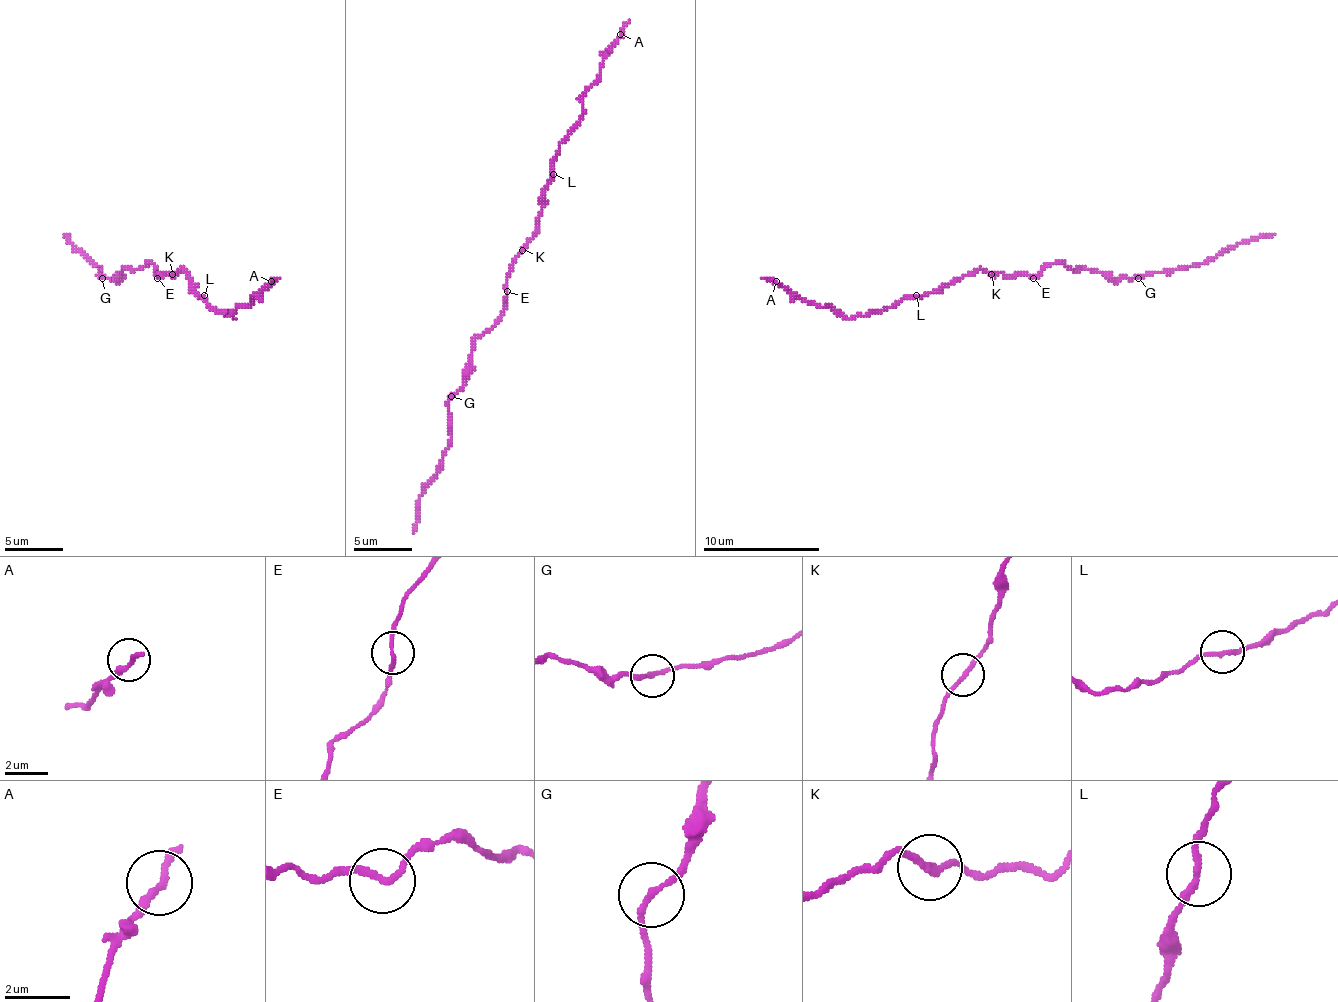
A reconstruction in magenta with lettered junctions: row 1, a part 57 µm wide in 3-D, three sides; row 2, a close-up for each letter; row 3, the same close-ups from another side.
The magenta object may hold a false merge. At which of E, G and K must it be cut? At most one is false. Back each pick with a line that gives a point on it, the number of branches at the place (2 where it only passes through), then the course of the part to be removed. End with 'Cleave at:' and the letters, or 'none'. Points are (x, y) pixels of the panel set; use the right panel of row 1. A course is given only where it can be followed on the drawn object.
Cleave at: none

